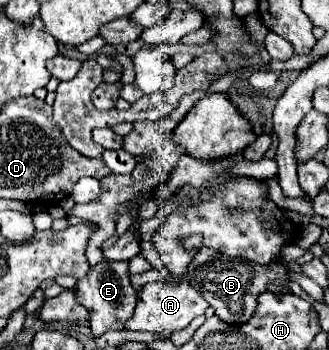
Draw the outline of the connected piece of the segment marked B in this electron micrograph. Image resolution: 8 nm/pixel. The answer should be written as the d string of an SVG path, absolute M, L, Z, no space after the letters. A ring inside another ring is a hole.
M202 248L196 258L192 260L192 266L188 266L188 272L180 278L188 278L192 282L192 286L196 286L196 290L200 290L200 294L204 294L206 302L216 310L216 314L230 324L244 324L248 322L248 318L252 318L254 310L256 310L256 298L266 292L268 284L278 284L282 288L288 288L288 274L286 274L286 266L282 264L254 264L250 260L242 260L242 258L228 258L224 254L216 254L210 248Z

